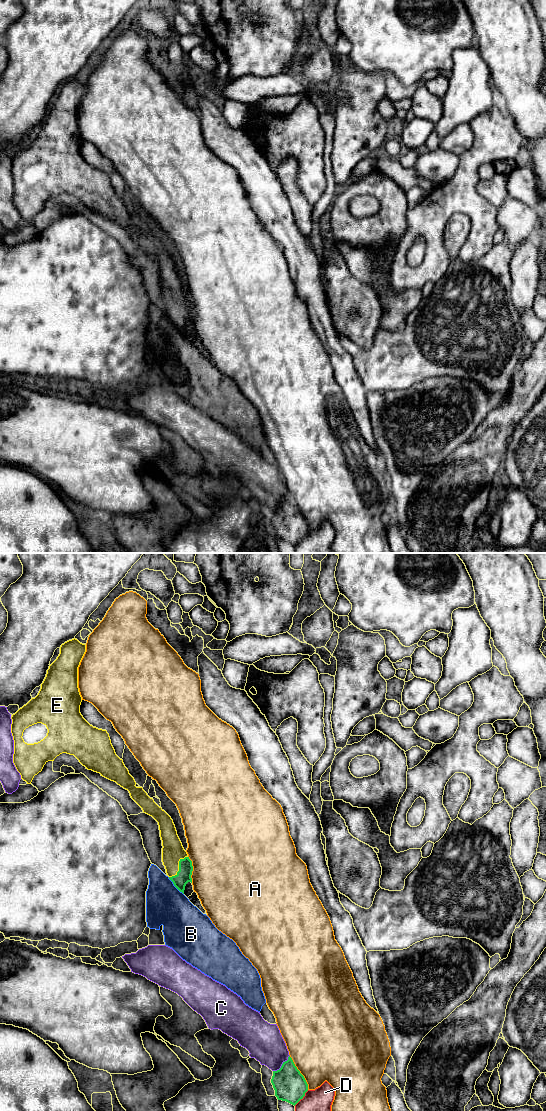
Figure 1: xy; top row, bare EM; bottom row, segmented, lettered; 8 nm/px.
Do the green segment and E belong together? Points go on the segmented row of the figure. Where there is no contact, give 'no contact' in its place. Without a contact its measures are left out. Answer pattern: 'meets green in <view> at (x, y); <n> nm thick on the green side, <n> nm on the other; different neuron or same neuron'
meets green in xy at (179, 867); 120 nm thick on the green side, 170 nm on the other; same neuron

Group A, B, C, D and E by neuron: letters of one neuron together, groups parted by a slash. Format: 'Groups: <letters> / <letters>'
Groups: A / B / C / D / E

